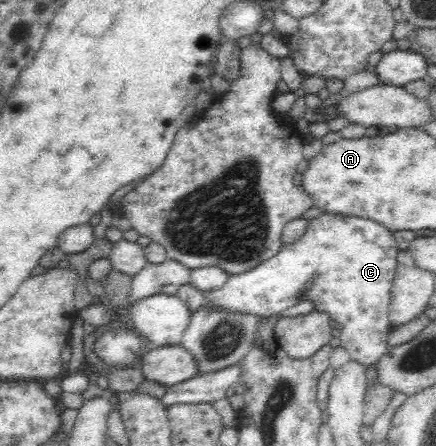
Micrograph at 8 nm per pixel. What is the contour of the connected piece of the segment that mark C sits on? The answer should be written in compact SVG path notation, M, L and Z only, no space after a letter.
M323 212L308 221L305 234L295 242L281 246L275 256L255 265L251 270L229 275L227 282L217 290L203 291L205 304L209 303L227 312L239 311L267 317L281 314L301 301L311 301L314 310L328 314L331 320L337 322L337 328L341 331L341 346L348 351L352 360L365 367L376 365L388 352L387 340L393 329L389 318L390 294L396 277L396 258L400 251L393 237L394 231L368 218L353 215Z

